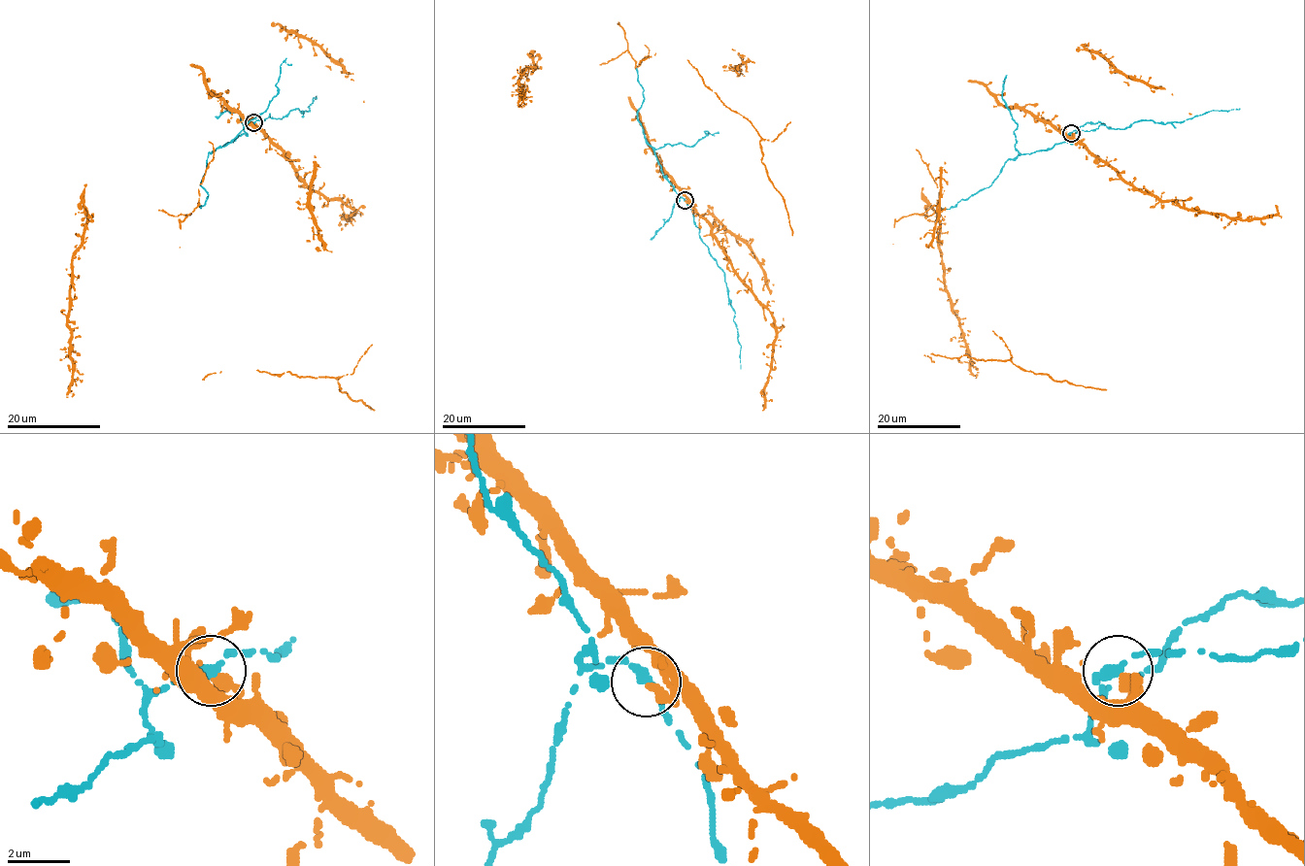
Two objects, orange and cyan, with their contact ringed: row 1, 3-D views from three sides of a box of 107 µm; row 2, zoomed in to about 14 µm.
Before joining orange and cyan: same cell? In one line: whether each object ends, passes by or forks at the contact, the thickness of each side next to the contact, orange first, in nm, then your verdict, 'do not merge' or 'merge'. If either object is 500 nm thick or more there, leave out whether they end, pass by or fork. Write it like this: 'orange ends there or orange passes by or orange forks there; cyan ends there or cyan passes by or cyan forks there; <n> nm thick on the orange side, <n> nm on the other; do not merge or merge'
orange ends there; cyan passes by; 360 nm thick on the orange side, 260 nm on the other; merge

